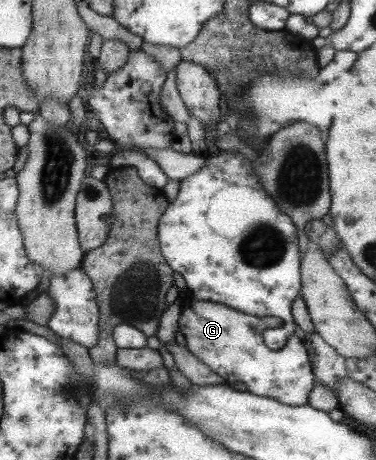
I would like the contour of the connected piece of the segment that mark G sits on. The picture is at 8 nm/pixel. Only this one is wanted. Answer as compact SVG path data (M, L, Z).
M187 295L181 299L183 305L179 321L179 331L187 341L187 349L201 362L230 385L242 381L249 393L259 397L275 398L285 405L307 405L309 393L313 391L315 374L311 367L311 355L305 343L295 335L289 337L288 343L278 351L271 350L265 343L263 330L272 321L269 318L239 313L226 305L215 305L205 301L193 300Z

